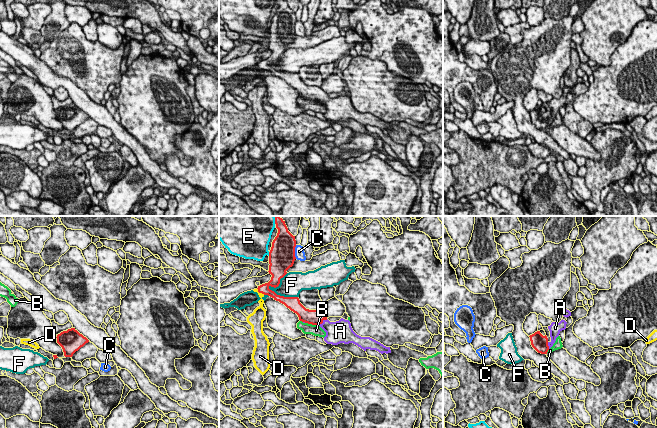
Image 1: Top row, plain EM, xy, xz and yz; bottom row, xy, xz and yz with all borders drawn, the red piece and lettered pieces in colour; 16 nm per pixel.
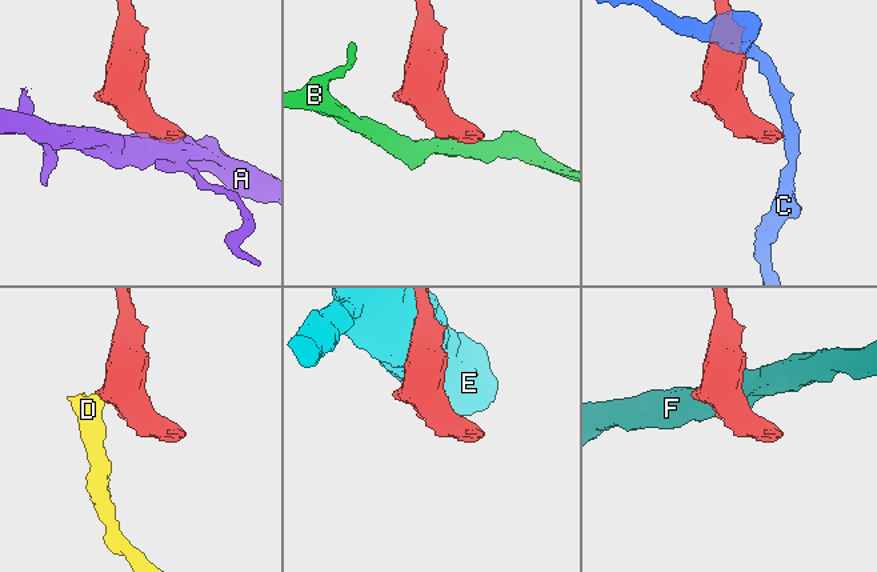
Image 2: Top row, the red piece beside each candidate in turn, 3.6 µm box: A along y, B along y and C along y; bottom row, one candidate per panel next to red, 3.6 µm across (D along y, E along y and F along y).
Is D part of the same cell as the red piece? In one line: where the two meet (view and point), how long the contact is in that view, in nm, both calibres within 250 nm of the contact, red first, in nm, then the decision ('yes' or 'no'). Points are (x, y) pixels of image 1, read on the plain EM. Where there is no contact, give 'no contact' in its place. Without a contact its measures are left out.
xz (260, 68) | 160 nm | 160/90 nm | no

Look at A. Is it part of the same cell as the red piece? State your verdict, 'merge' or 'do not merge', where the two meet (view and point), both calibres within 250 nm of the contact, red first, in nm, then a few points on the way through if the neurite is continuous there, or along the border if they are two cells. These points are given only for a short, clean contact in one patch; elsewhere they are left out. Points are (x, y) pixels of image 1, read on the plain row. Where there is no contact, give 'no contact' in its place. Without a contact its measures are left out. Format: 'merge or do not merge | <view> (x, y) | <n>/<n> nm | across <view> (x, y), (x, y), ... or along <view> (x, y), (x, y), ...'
merge | xz (322, 97) | 240/280 nm | across xz (315, 93), (322, 97), (334, 107)

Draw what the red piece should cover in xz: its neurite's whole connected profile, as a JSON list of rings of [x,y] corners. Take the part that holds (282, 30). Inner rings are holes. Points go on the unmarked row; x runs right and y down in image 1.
[[[276,0],[277,12],[272,18],[269,28],[269,50],[272,51],[268,59],[258,62],[258,68],[272,73],[274,76],[284,80],[291,87],[296,89],[303,99],[319,101],[325,108],[324,117],[327,120],[338,121],[340,119],[353,119],[366,127],[376,126],[379,129],[391,129],[390,123],[386,123],[380,118],[370,114],[357,111],[349,96],[341,94],[339,97],[330,98],[320,86],[306,85],[298,73],[284,73],[277,71],[269,63],[278,63],[280,55],[287,50],[287,46],[293,42],[295,33],[296,16],[286,2],[286,0]]]

